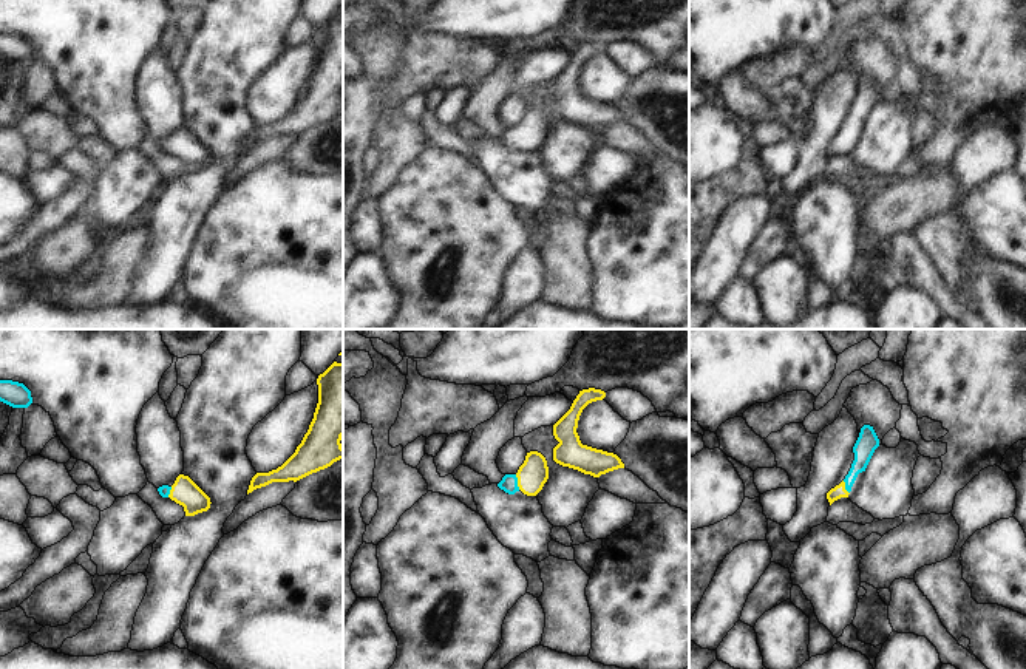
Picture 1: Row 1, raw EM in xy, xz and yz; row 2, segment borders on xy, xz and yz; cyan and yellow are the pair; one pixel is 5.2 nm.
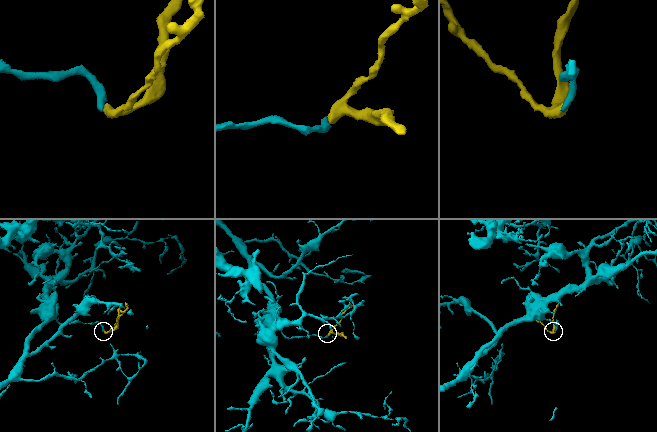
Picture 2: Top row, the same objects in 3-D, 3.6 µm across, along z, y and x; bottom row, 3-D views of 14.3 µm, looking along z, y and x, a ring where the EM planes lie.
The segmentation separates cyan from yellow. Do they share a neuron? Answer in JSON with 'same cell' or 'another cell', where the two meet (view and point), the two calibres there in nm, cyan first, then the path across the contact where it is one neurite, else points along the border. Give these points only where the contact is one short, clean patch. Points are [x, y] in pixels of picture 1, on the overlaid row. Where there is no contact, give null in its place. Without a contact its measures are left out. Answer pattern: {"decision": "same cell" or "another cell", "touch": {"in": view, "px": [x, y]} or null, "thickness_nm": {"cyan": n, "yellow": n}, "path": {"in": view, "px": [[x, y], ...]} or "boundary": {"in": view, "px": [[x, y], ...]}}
{"decision": "same cell", "touch": {"in": "xz", "px": [516, 482]}, "thickness_nm": {"cyan": 90, "yellow": 160}, "path": {"in": "xz", "px": [[509, 484], [516, 482], [527, 479], [533, 473]]}}

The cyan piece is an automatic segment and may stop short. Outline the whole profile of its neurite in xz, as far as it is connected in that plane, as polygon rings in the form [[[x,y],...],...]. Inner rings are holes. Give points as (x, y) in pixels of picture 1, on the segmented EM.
[[[530,451],[516,474],[505,474],[498,484],[508,494],[522,491],[527,496],[536,496],[549,479],[545,457],[538,451]]]

